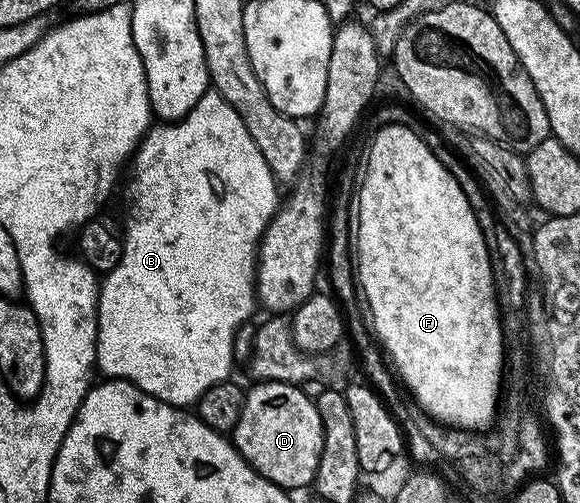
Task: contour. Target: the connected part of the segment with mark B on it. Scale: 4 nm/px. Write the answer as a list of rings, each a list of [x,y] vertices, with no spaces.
[[[207,91],[195,98],[191,111],[178,121],[171,123],[156,123],[149,128],[130,161],[132,178],[128,181],[128,218],[122,224],[124,250],[122,259],[118,259],[118,267],[111,269],[100,281],[100,298],[98,299],[98,335],[94,338],[94,365],[97,370],[104,372],[103,376],[118,381],[129,381],[142,391],[154,395],[154,399],[165,401],[181,407],[195,406],[196,400],[214,383],[222,383],[233,376],[232,365],[234,358],[234,335],[238,327],[251,322],[252,312],[258,309],[256,299],[256,251],[260,248],[260,237],[272,221],[278,208],[276,176],[270,171],[266,159],[262,159],[262,151],[258,151],[258,143],[250,139],[250,131],[246,123],[215,91]]]

